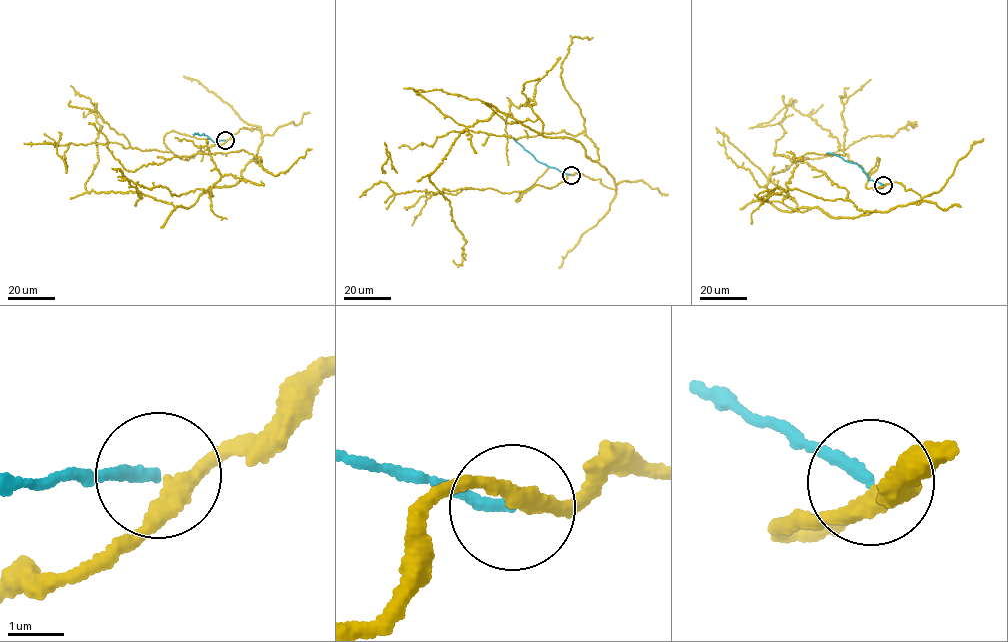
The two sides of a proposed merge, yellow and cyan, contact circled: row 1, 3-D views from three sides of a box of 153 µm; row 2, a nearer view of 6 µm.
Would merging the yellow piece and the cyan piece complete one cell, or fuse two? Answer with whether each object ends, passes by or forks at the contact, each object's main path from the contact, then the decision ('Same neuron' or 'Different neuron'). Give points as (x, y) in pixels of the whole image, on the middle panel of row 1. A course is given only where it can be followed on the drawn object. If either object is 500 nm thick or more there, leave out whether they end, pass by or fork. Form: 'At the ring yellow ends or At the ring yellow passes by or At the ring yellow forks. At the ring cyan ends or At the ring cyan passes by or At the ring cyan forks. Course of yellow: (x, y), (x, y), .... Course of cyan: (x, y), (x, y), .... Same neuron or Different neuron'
At the ring yellow passes by. At the ring cyan ends. Course of yellow: (571, 175), (616, 188), (580, 142), (502, 112), (460, 132), (429, 181), (465, 240), (453, 260). Course of cyan: (571, 175), (539, 162), (513, 139). Different neuron

